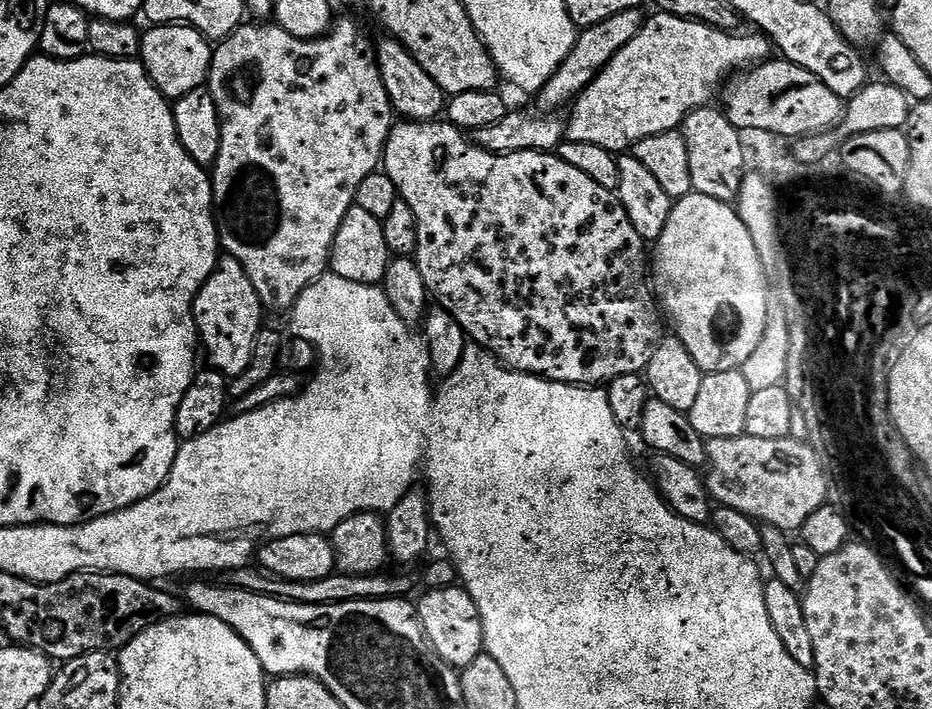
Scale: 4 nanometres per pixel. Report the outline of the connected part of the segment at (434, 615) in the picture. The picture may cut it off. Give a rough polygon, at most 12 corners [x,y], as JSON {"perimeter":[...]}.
{"perimeter":[[463,586],[433,588],[418,611],[433,650],[457,670],[486,648]]}

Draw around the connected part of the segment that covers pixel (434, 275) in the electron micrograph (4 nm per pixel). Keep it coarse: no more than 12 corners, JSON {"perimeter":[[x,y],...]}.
{"perimeter":[[400,122],[414,259],[516,374],[604,386],[666,339],[617,193]]}

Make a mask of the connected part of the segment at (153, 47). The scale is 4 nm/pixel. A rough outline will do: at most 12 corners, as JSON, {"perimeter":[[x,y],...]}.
{"perimeter":[[189,24],[143,33],[139,59],[169,102],[205,87],[213,45]]}

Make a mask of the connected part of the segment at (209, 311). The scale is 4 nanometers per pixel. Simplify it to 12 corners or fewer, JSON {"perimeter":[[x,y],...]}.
{"perimeter":[[217,259],[196,295],[209,365],[240,376],[266,309],[240,261]]}

